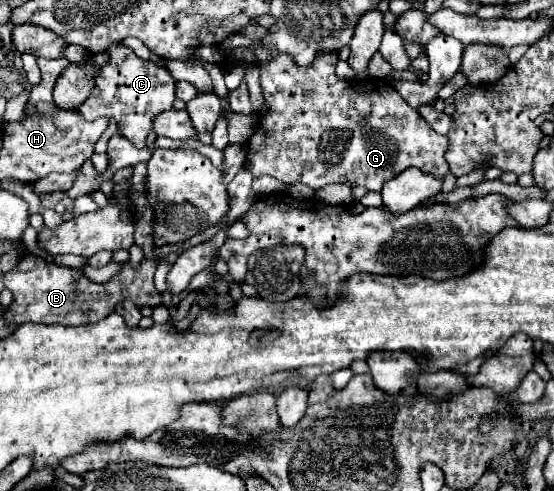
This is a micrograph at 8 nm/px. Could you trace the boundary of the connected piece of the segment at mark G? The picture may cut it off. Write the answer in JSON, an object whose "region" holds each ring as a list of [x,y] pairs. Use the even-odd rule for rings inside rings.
{"region":[[[338,53],[316,55],[308,67],[296,67],[290,55],[274,55],[268,63],[260,65],[260,87],[268,111],[260,115],[256,133],[248,139],[246,167],[254,177],[272,175],[284,185],[304,183],[312,189],[320,189],[328,183],[348,183],[364,185],[370,191],[380,191],[382,185],[402,173],[408,167],[416,167],[426,173],[436,173],[436,177],[446,177],[448,163],[444,159],[448,139],[438,135],[424,117],[412,109],[402,95],[386,79],[364,79],[342,81],[334,73],[334,61]]]}

